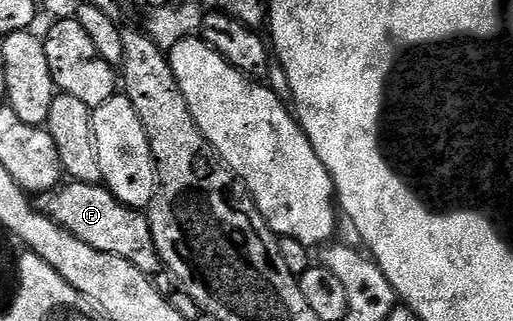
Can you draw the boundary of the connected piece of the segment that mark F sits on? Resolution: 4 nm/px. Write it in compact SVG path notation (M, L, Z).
M66 183L48 194L38 195L35 207L51 223L70 232L79 242L87 242L91 250L115 254L131 262L131 266L135 266L147 277L157 278L157 275L162 275L163 265L155 250L148 215L136 208L125 207L100 183Z

